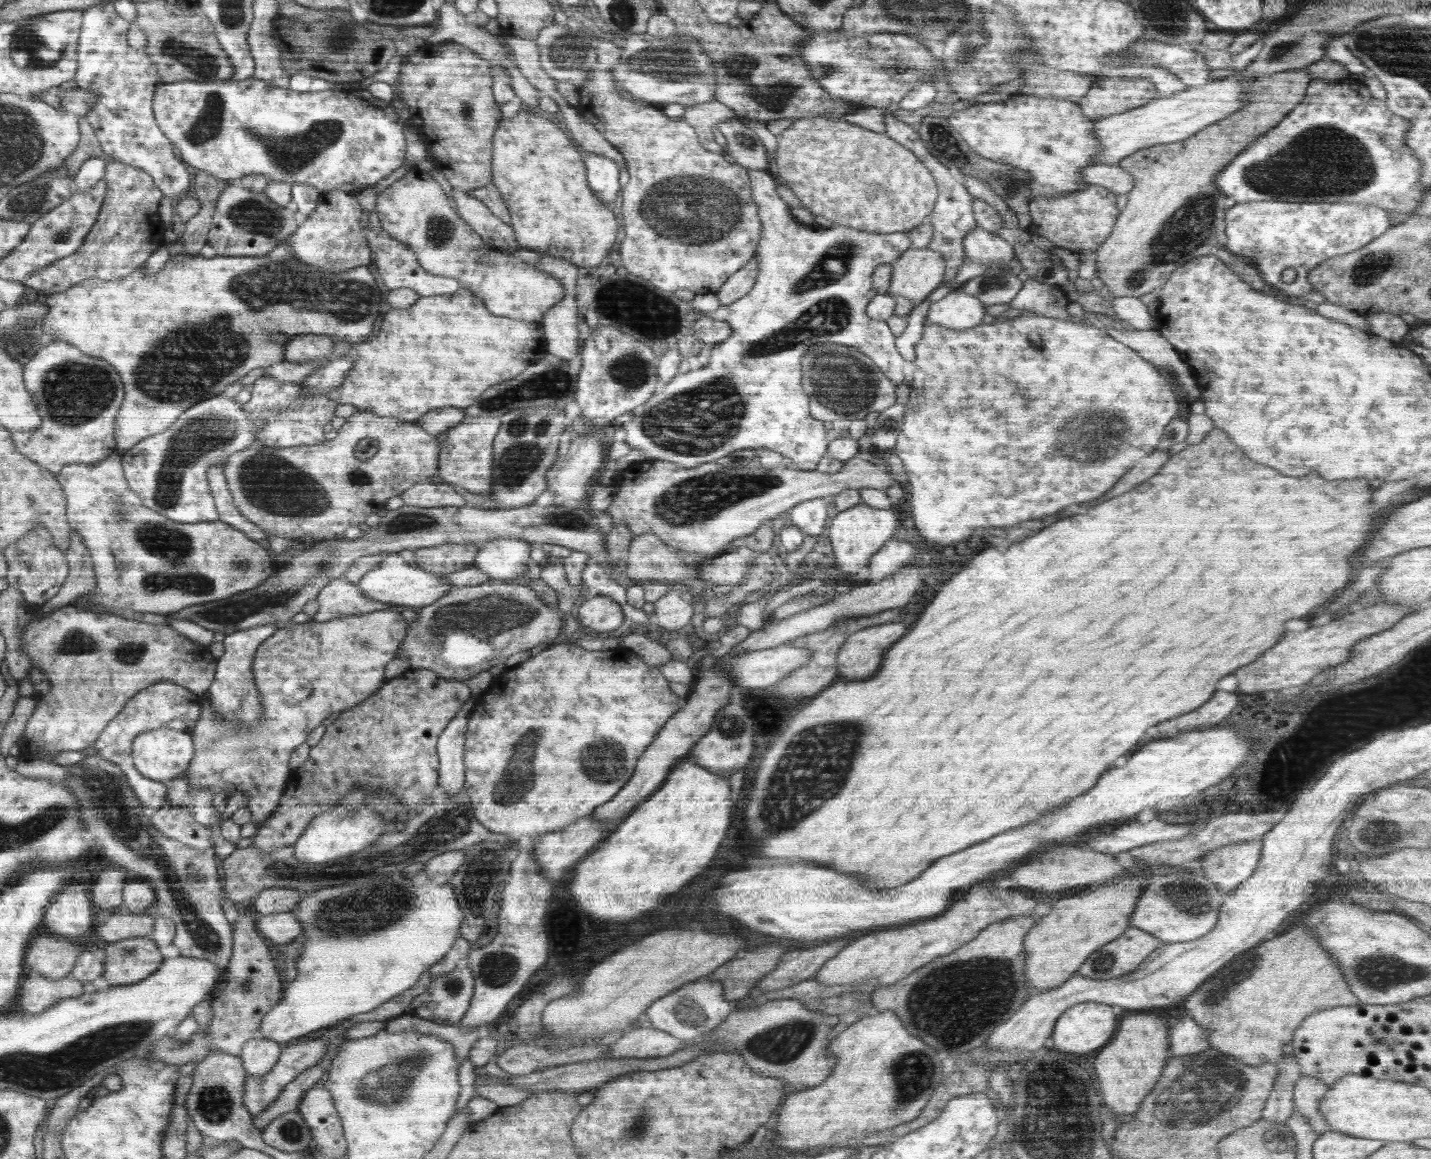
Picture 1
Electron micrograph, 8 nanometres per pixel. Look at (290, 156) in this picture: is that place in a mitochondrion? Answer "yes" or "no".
yes

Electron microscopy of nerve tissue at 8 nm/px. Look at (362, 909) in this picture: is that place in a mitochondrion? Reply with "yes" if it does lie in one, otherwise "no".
yes

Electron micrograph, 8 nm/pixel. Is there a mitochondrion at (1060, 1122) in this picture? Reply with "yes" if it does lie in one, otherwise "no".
yes

